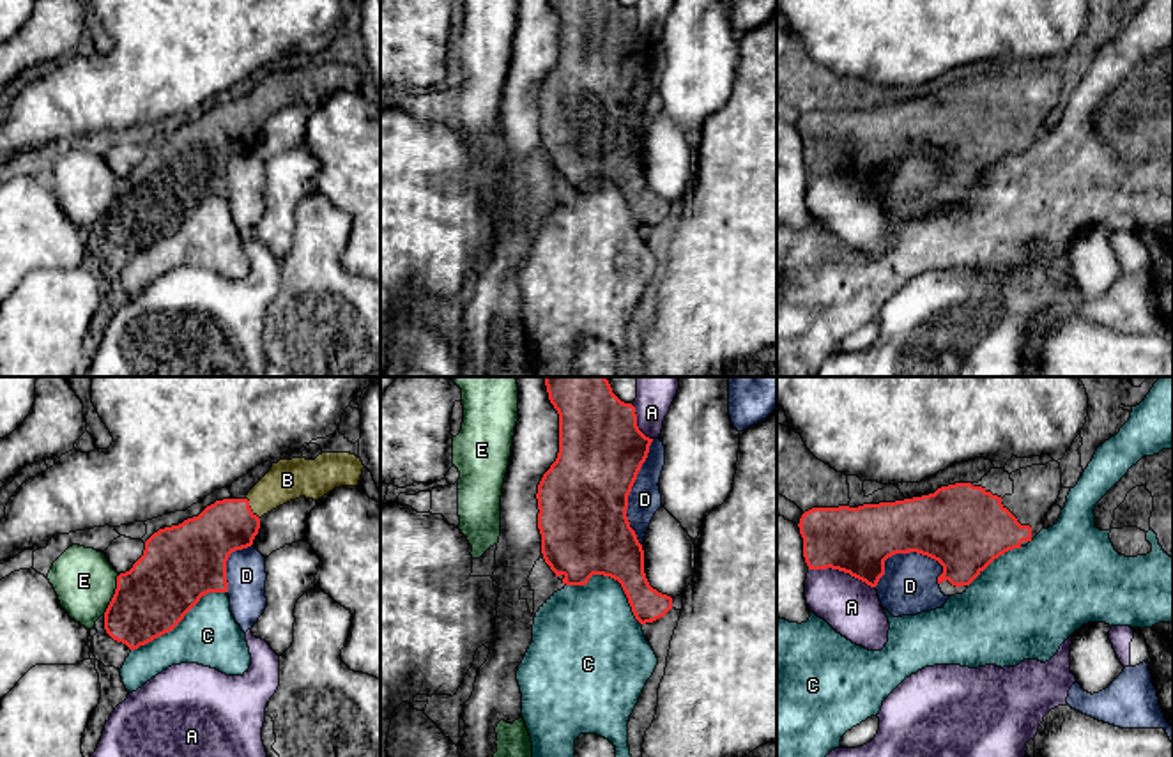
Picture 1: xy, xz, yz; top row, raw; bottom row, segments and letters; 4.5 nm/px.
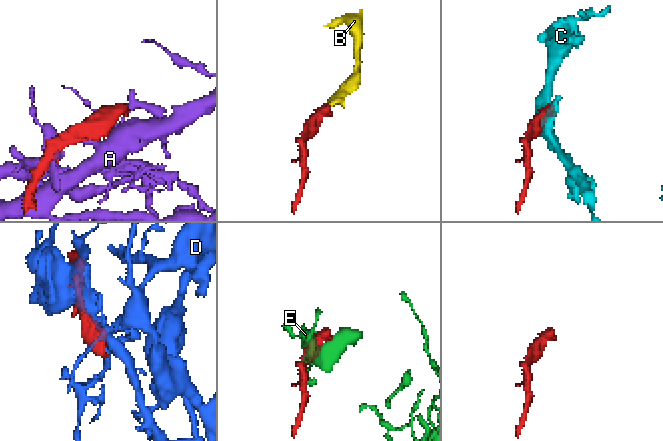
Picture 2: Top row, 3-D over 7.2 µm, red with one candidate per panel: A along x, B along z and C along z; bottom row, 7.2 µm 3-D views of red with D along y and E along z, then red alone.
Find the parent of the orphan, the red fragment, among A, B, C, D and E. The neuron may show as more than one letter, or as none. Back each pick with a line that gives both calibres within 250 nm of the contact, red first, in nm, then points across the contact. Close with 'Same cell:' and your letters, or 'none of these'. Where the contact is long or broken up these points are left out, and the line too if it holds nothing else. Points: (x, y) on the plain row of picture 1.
B: Thickness 240 nm (red) against 190 nm. Path across: xy (207, 144), (250, 112), (287, 84)
Same cell: B

